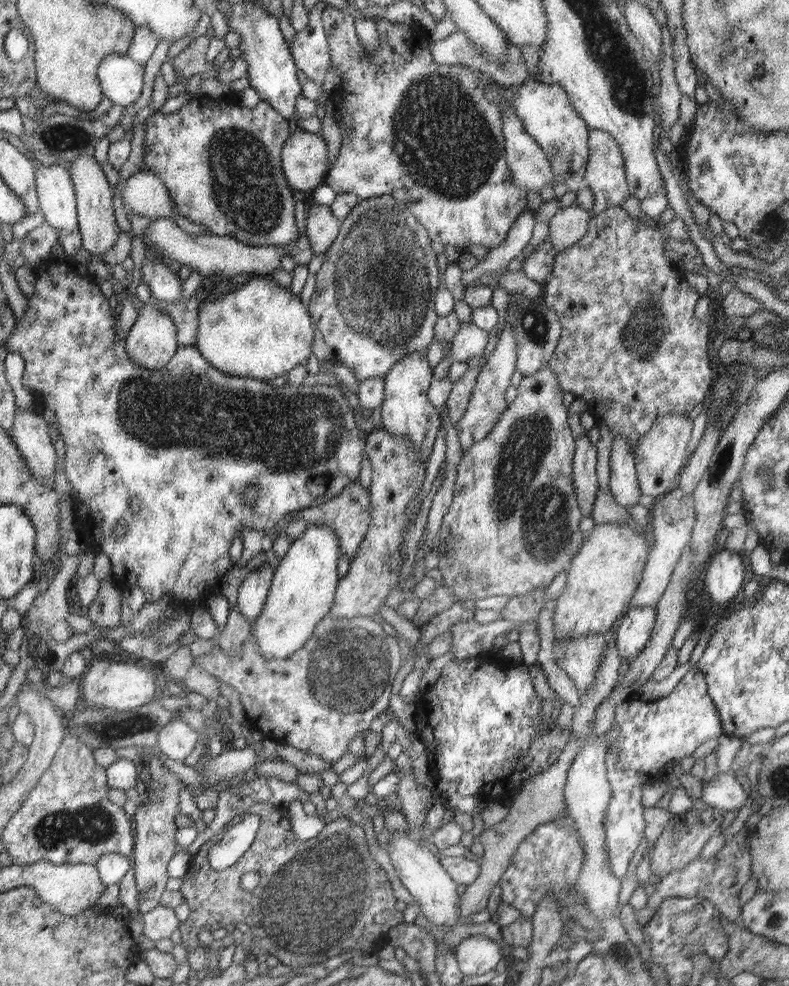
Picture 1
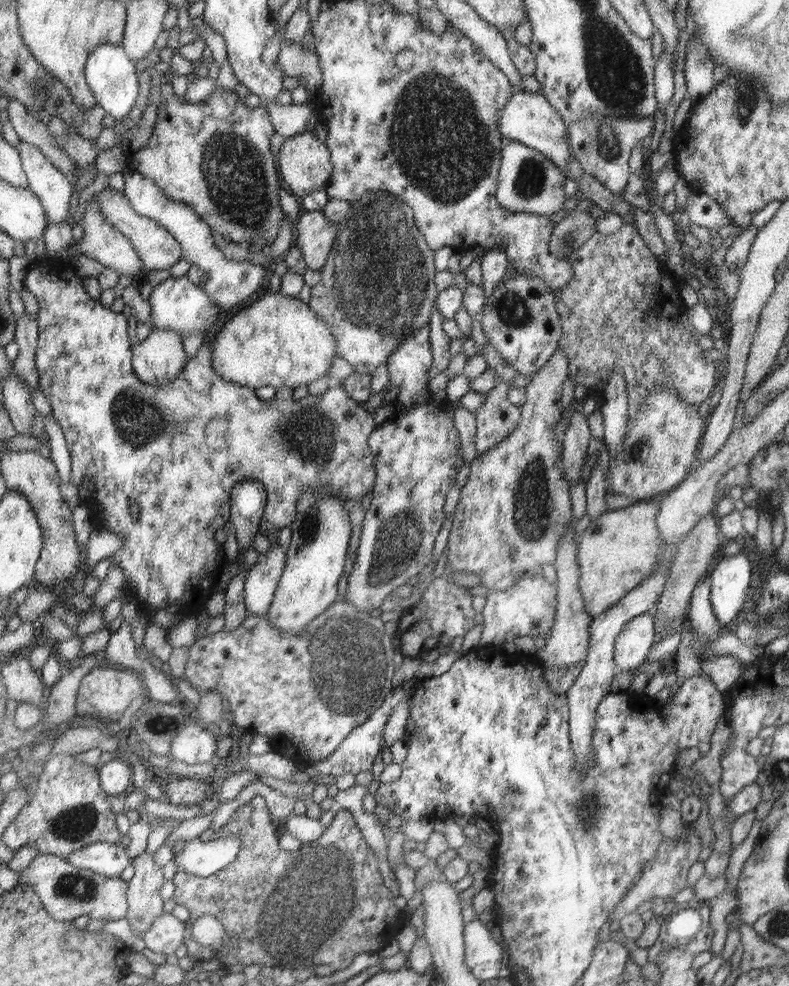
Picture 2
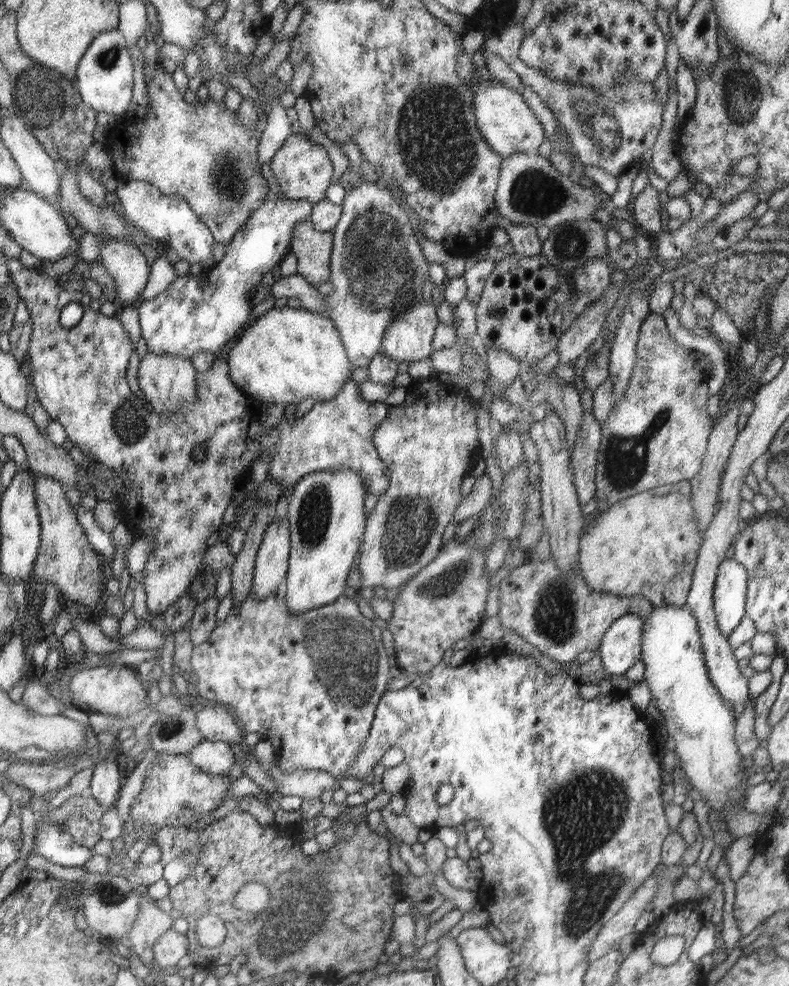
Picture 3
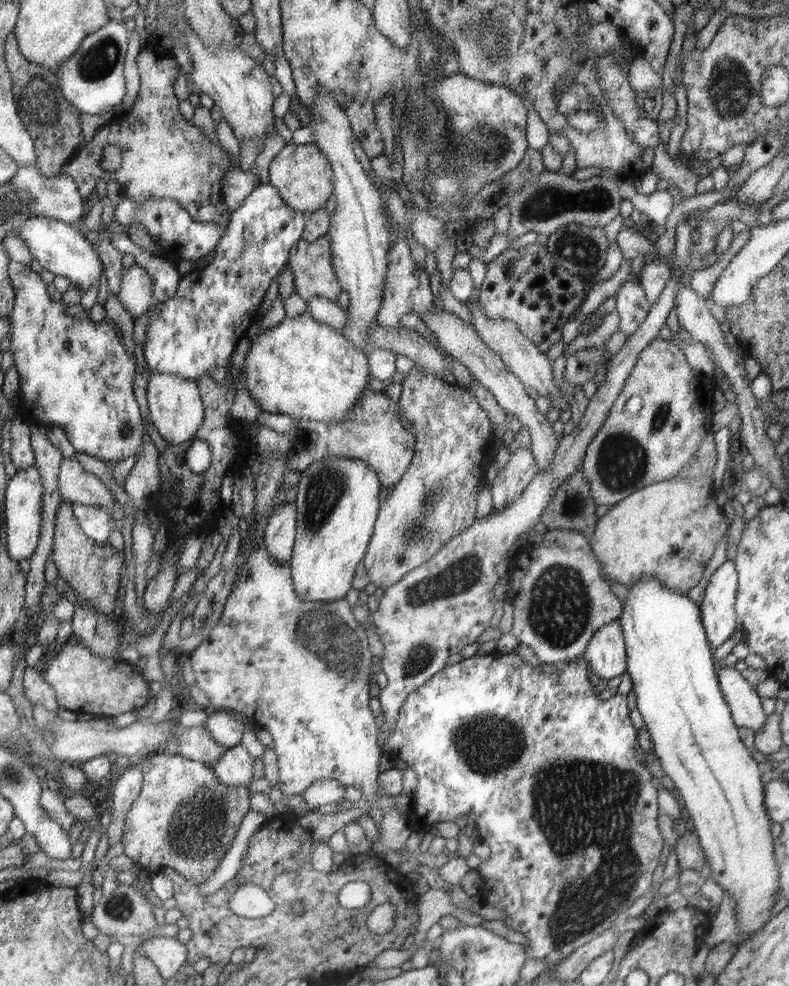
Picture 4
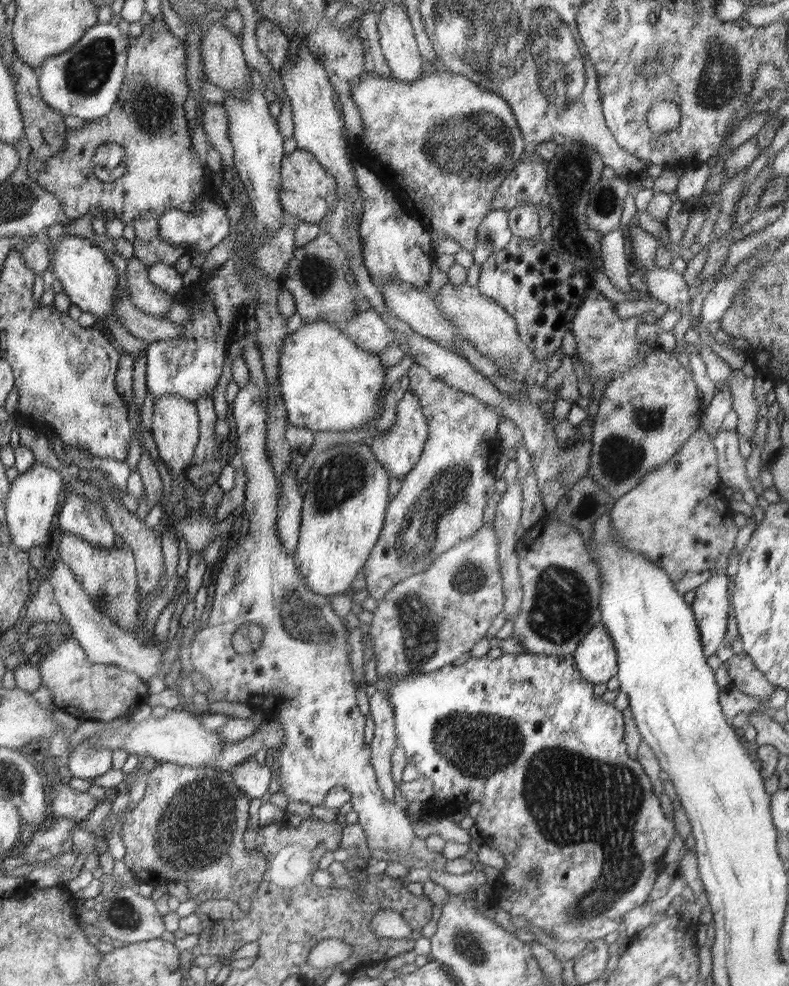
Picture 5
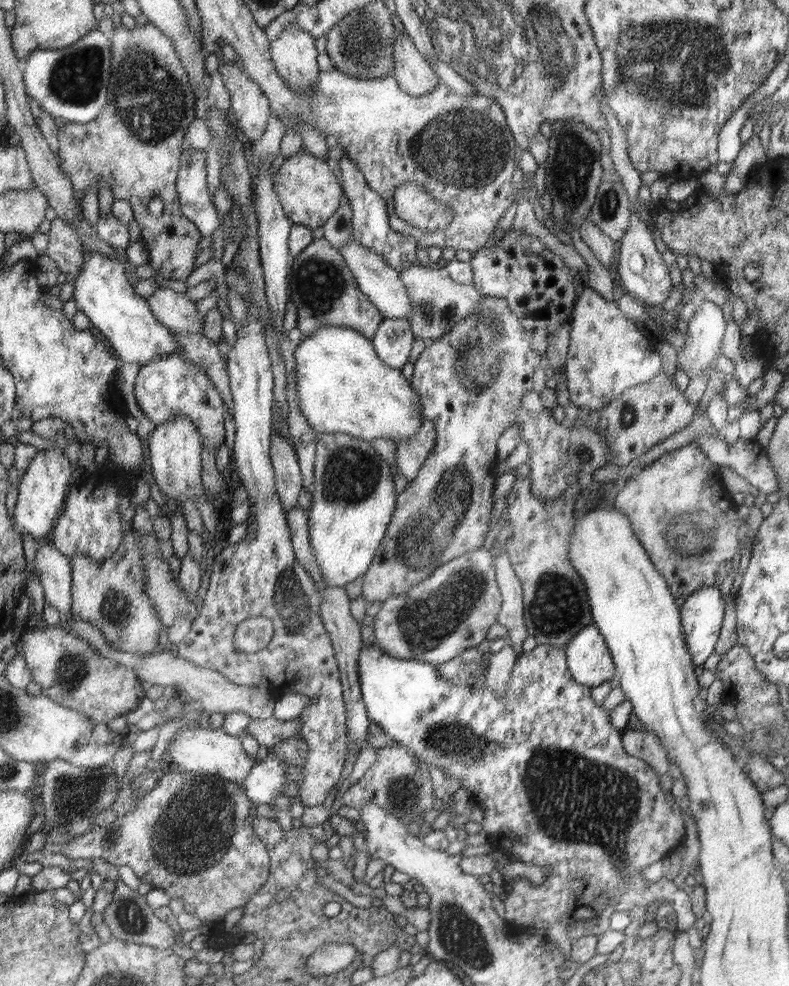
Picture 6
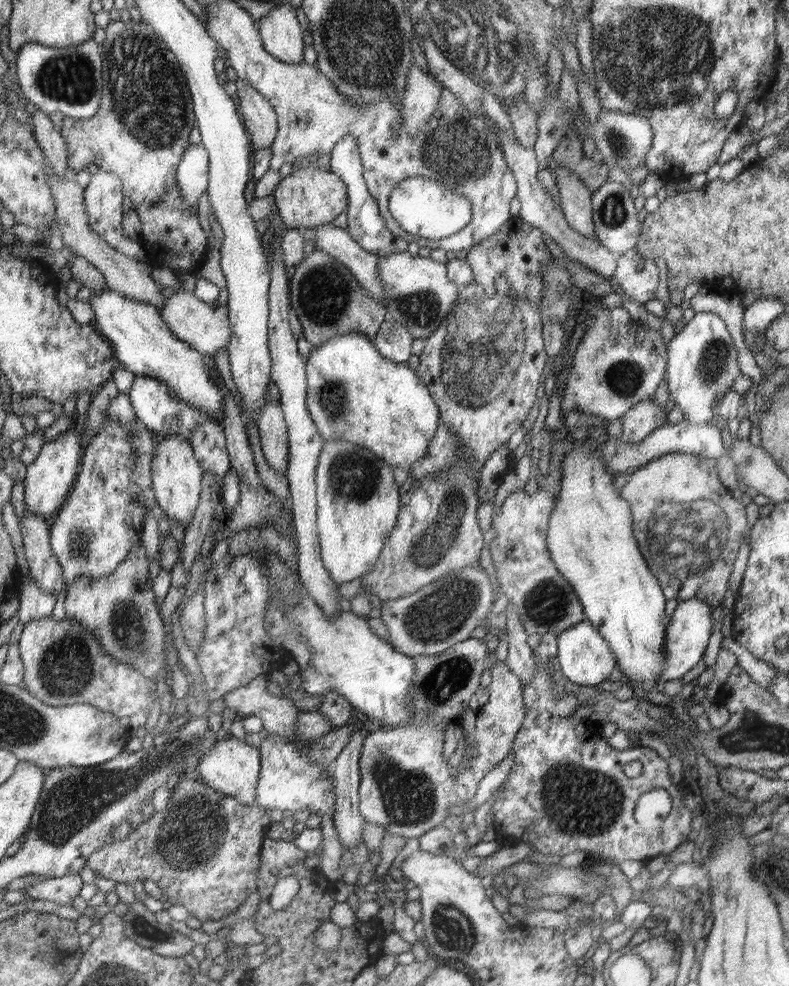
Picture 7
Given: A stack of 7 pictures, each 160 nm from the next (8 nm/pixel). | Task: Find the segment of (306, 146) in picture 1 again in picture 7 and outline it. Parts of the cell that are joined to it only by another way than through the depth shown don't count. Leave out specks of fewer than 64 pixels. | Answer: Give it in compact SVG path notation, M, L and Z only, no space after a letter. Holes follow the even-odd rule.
M314 161L294 165L292 175L280 180L273 198L279 210L277 220L288 229L331 224L349 206L348 188L342 179L333 171L318 168Z

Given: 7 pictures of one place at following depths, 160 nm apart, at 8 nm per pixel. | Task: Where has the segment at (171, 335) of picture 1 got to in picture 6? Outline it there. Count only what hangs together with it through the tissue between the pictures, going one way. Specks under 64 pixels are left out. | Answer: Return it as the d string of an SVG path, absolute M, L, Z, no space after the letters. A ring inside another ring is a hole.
M181 414L181 416L175 417L164 424L158 424L148 435L146 442L148 442L148 456L151 462L153 478L156 481L159 490L164 492L168 498L171 498L171 504L175 502L175 500L183 502L188 500L188 498L194 498L194 496L197 499L207 496L203 489L202 479L200 477L200 471L202 470L202 456L200 455L202 452L201 433L192 419L186 418L183 414Z

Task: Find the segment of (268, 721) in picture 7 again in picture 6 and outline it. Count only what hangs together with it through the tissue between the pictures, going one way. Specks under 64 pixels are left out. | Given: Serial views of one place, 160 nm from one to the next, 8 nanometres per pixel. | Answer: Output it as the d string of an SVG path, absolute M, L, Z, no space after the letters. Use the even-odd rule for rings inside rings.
M163 649L140 654L141 663L134 667L134 671L142 682L164 687L175 687L176 684L185 685L193 692L192 700L198 702L199 708L204 709L207 715L221 712L224 715L230 712L244 712L254 720L266 720L273 716L276 698L267 688L238 686L229 682L224 675L211 669L196 667L193 663L184 660L181 656L172 655L170 650Z

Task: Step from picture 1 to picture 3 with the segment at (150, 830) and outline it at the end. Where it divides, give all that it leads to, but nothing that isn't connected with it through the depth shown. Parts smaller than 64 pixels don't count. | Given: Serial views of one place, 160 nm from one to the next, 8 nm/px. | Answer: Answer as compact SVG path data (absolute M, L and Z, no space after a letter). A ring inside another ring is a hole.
M148 895L141 897L138 916L125 937L130 948L149 969L156 956L153 946L162 935L172 929L173 922L168 913L154 906L154 901L156 900Z

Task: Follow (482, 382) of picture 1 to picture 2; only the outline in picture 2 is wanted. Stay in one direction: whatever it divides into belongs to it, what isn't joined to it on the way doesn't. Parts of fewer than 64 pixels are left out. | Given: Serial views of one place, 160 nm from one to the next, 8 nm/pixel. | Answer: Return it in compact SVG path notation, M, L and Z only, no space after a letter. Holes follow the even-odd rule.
M496 377L496 387L490 393L485 394L486 401L484 401L484 405L474 413L477 424L475 441L478 454L492 450L499 442L506 440L515 429L515 426L519 424L521 410L507 399L508 389L509 386Z

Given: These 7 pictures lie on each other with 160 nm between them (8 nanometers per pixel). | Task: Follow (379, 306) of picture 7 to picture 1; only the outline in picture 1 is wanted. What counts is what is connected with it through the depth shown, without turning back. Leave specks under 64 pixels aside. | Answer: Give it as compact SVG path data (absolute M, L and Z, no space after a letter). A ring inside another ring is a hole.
M314 204L306 213L306 234L315 255L325 254L341 232L341 219L328 204Z

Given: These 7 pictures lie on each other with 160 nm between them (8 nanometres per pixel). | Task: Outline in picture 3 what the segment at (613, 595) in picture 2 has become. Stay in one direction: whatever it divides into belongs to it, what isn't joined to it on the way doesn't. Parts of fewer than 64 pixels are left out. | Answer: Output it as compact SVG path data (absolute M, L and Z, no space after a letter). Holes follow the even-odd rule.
M685 480L657 486L611 503L603 513L594 517L580 537L578 570L586 584L594 592L626 598L643 597L655 607L686 605L698 550L703 542L703 534L700 534L696 526L691 499L691 482Z

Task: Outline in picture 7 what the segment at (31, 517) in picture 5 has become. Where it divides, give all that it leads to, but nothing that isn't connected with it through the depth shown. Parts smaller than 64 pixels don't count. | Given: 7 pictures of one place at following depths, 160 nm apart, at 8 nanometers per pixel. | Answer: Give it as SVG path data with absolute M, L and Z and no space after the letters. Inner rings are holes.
M75 425L54 437L54 440L45 441L36 460L27 466L27 473L22 482L26 509L44 517L56 512L67 501L68 492L73 488L79 473L80 450L80 433L75 429Z

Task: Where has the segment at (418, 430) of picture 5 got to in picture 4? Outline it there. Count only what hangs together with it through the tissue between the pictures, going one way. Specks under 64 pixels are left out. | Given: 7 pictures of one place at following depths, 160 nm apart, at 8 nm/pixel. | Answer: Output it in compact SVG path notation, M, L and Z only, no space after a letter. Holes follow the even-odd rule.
M371 389L365 390L353 408L353 412L350 412L342 422L306 421L296 443L287 452L285 459L287 460L288 468L302 472L312 462L324 457L341 456L359 458L369 463L377 471L378 478L382 481L382 486L390 488L390 486L396 485L408 471L409 466L412 464L414 453L416 452L416 444L417 438L414 436L411 423L406 418L402 418L402 410L399 402L394 402L394 398L388 397L385 392L378 392Z

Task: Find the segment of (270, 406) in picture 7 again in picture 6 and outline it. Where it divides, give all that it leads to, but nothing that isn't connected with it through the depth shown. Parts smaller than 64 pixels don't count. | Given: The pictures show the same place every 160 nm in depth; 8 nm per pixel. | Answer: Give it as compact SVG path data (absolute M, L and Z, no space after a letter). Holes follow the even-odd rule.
M275 432L272 434L272 463L276 473L277 494L285 510L298 506L298 496L304 486L300 462L293 444Z

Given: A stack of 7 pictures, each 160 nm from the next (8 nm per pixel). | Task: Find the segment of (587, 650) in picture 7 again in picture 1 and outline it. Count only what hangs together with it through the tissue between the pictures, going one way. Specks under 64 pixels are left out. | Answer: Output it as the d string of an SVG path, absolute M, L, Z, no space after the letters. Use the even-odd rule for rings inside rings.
M632 607L616 625L616 646L621 658L629 662L646 646L657 616L656 607Z

